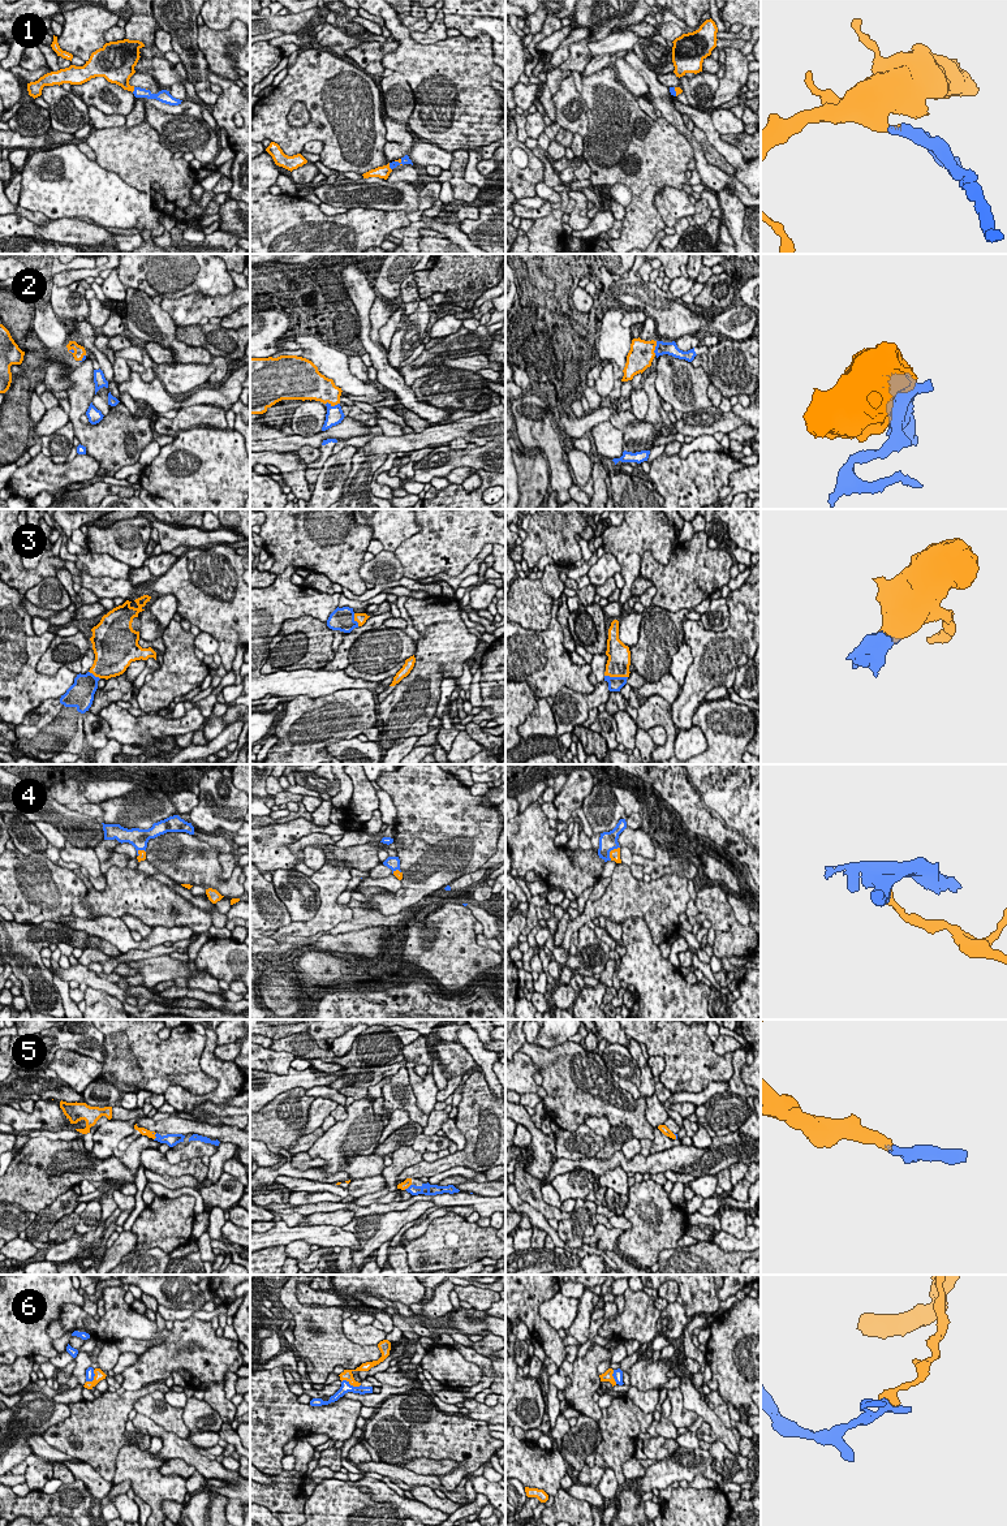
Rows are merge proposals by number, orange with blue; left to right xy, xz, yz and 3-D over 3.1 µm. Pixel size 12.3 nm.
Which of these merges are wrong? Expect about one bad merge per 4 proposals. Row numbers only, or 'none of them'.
6

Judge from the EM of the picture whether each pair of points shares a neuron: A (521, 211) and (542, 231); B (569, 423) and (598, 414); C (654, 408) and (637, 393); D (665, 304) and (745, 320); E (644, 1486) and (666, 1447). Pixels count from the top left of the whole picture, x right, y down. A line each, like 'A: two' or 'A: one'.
A: two
B: one
C: two
D: one
E: two

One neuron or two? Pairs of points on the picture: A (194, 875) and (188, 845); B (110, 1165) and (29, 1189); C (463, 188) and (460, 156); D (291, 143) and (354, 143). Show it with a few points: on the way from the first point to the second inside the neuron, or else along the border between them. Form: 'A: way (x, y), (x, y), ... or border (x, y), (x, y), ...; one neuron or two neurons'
A: way (194, 867), (188, 858), (188, 853); one neuron
B: way (90, 1171), (48, 1180); one neuron
C: way (459, 180), (459, 164); one neuron
D: way (306, 133), (339, 133); one neuron

